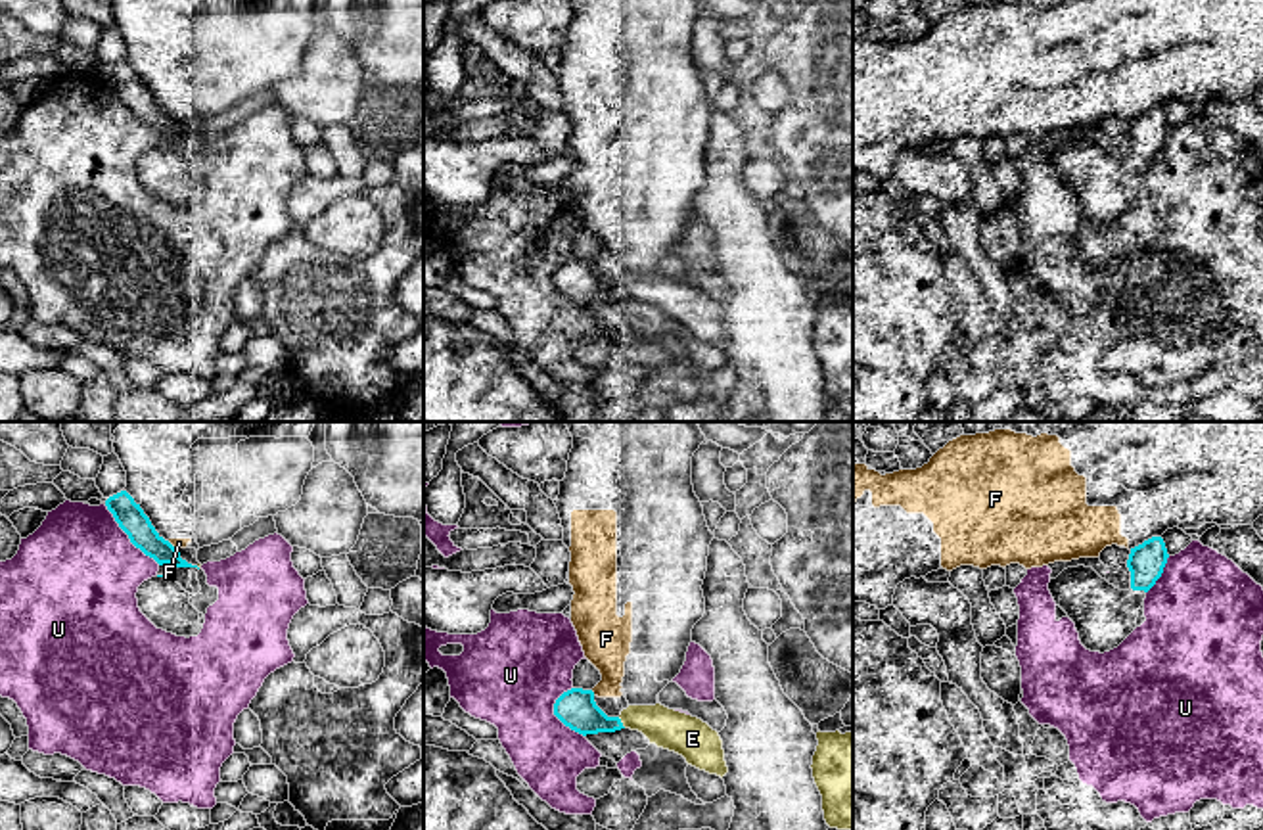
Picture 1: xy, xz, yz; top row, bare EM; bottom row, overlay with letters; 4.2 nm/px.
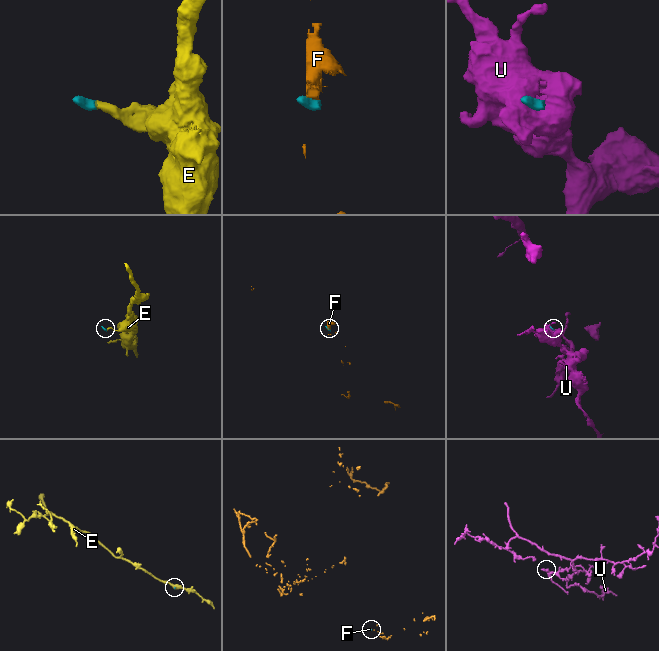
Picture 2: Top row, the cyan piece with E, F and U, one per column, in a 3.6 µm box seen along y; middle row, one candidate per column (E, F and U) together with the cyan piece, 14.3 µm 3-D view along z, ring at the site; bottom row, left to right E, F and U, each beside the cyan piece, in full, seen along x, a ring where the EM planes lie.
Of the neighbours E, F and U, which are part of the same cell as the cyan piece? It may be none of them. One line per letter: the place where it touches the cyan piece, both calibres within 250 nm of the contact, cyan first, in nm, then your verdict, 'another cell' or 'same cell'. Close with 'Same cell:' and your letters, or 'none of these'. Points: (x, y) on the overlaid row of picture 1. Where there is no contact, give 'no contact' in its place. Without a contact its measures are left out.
E: xz (621, 723) | 160/170 nm | same cell
F: xz (593, 692) | 160/220 nm | another cell
U: xy (129, 537) | 120/500 nm | another cell
Same cell: E

